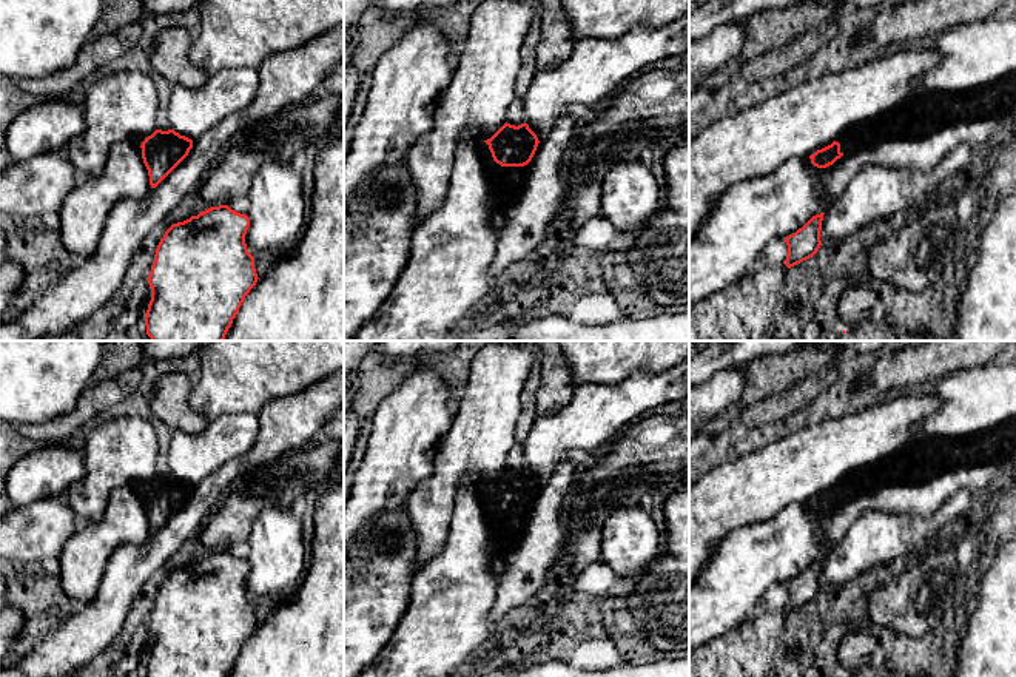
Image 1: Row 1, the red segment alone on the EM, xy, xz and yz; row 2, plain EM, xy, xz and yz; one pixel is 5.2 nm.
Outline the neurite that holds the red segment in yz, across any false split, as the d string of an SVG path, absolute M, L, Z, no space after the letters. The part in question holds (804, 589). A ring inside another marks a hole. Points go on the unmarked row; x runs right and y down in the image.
M823 560L812 561L802 574L796 578L783 583L788 591L788 601L783 609L791 614L809 603L812 603L822 591L820 575Z

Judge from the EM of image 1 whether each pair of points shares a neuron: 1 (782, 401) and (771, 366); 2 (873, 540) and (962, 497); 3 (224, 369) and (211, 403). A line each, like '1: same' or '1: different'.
1: different
2: same
3: same

